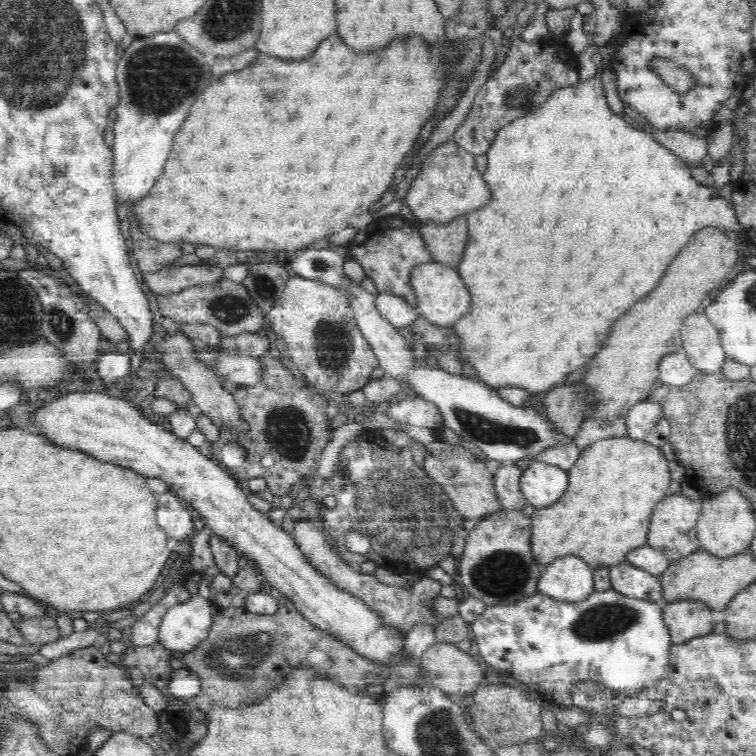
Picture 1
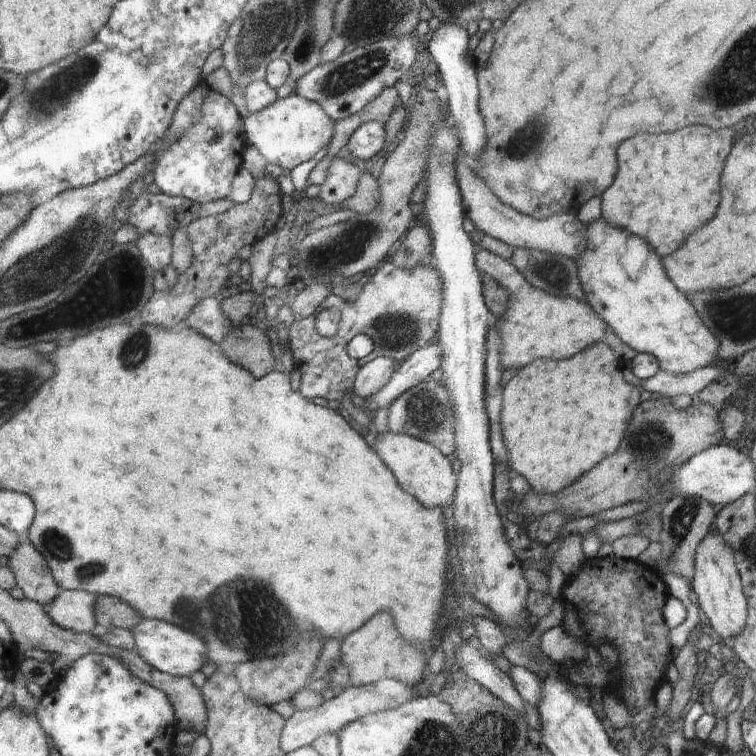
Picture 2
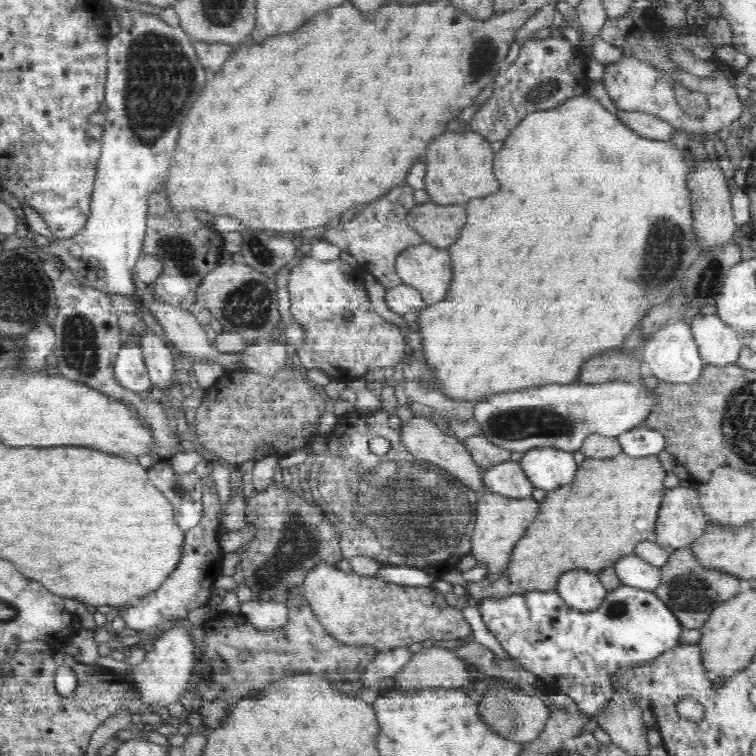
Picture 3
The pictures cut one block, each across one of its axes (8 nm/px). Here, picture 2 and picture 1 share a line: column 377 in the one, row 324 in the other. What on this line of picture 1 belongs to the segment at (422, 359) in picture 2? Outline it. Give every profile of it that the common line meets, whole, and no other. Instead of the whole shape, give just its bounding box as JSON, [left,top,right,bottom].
[375,292,420,329]

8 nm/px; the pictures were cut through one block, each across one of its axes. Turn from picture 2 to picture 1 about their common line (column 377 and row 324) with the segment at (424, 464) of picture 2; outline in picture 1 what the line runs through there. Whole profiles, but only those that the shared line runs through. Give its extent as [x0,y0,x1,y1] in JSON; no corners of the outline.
[409,260,468,327]

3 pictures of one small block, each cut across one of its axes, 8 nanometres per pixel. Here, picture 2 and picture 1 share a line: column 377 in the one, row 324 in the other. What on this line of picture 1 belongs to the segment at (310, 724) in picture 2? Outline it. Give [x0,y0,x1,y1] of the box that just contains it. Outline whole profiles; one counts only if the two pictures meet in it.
[680,313,726,373]

